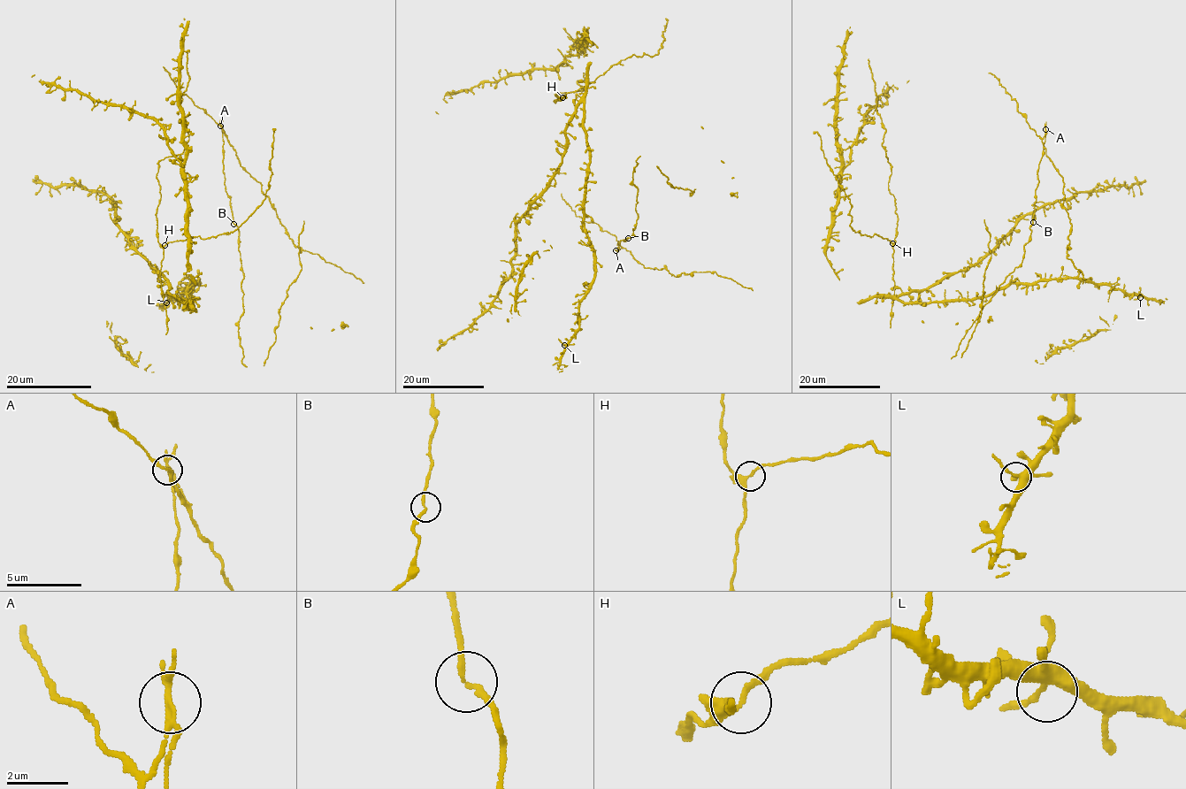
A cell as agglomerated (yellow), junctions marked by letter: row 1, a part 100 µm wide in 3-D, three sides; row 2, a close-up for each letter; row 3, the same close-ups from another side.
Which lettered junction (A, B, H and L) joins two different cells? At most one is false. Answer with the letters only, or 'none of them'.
A

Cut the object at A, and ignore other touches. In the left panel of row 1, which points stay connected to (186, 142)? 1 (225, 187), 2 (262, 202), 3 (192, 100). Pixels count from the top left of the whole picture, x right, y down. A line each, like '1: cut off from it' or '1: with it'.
1: with it
2: with it
3: cut off from it

